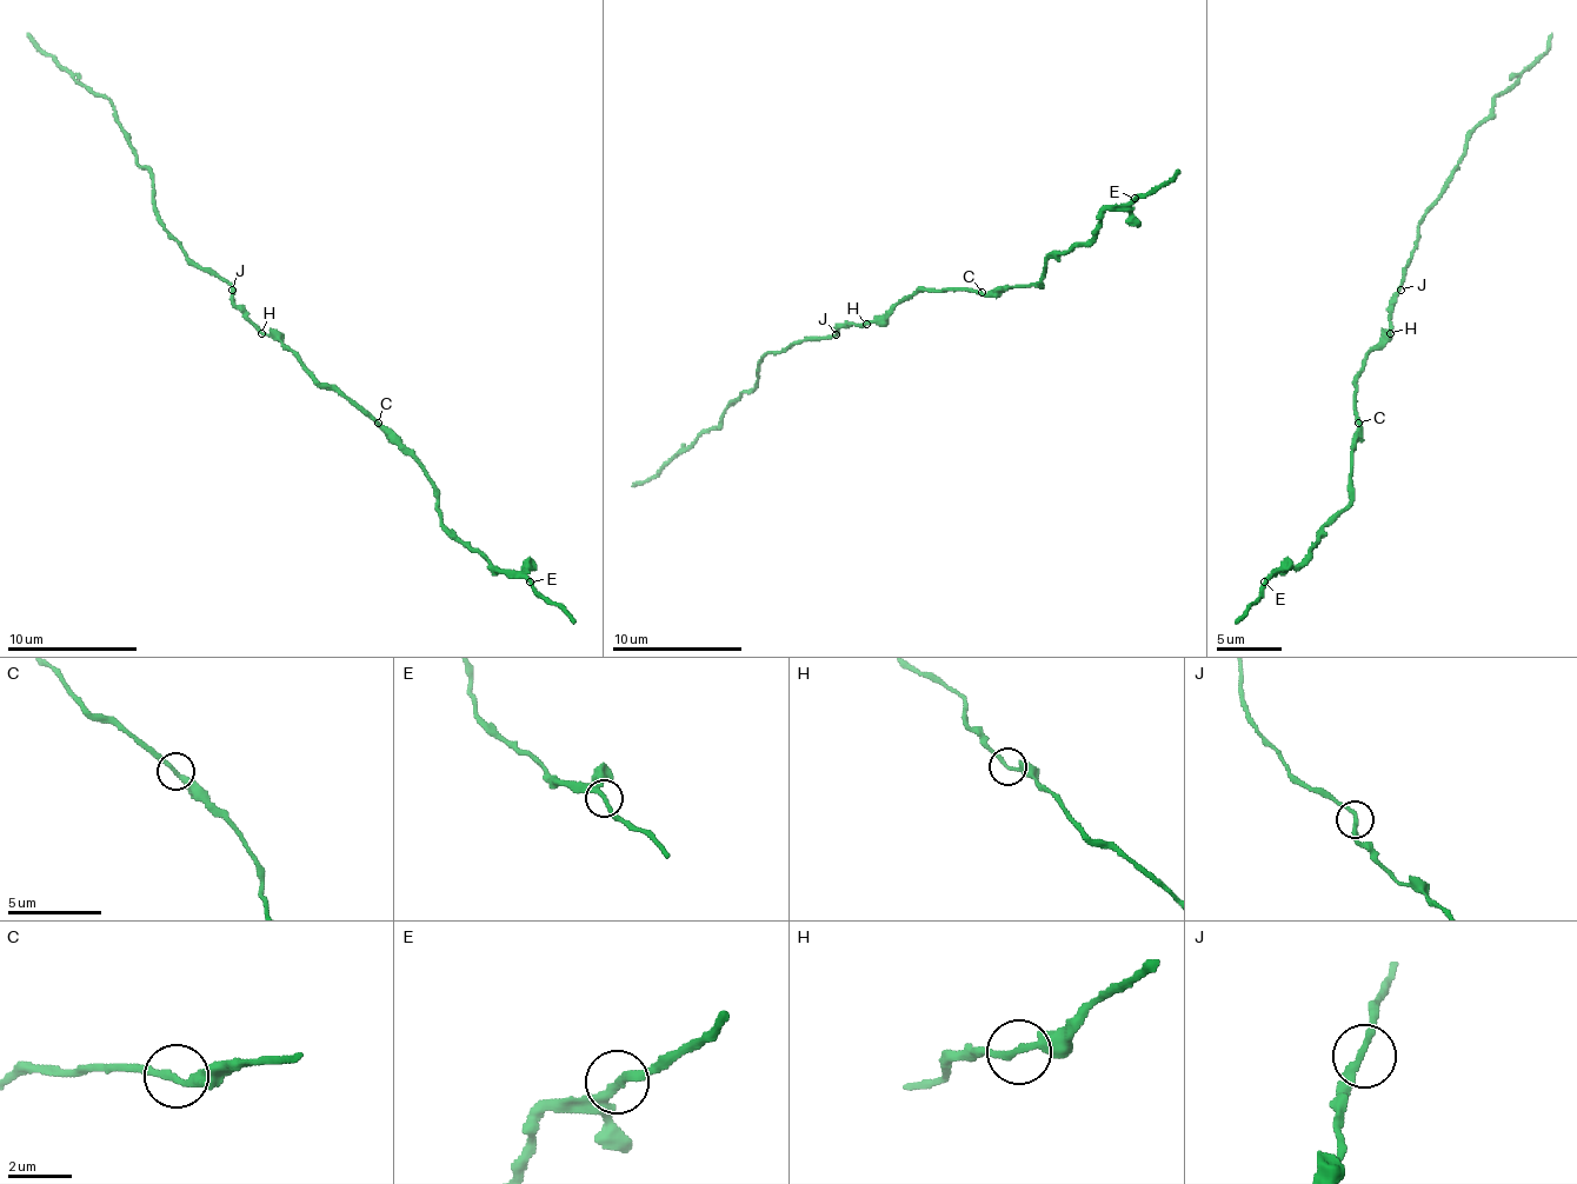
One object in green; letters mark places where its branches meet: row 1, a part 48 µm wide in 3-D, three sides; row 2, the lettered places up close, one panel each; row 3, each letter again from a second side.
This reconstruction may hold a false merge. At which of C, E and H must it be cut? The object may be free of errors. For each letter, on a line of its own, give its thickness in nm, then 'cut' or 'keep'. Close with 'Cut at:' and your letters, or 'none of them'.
C: 240 nm | keep
E: 240 nm | keep
H: 240 nm | keep
Cut at: none of them

